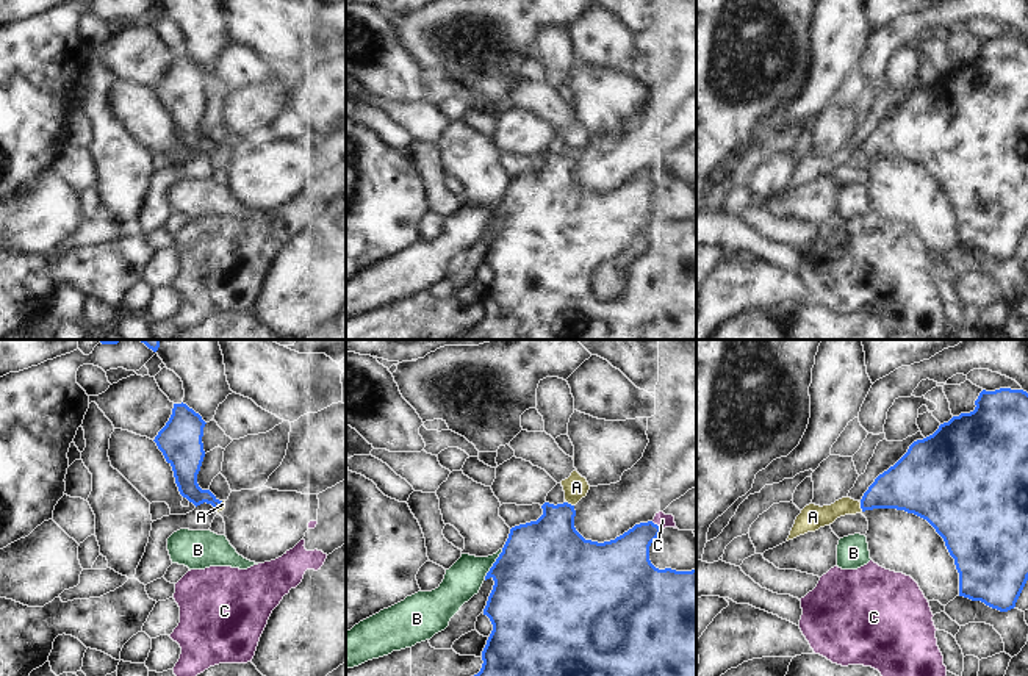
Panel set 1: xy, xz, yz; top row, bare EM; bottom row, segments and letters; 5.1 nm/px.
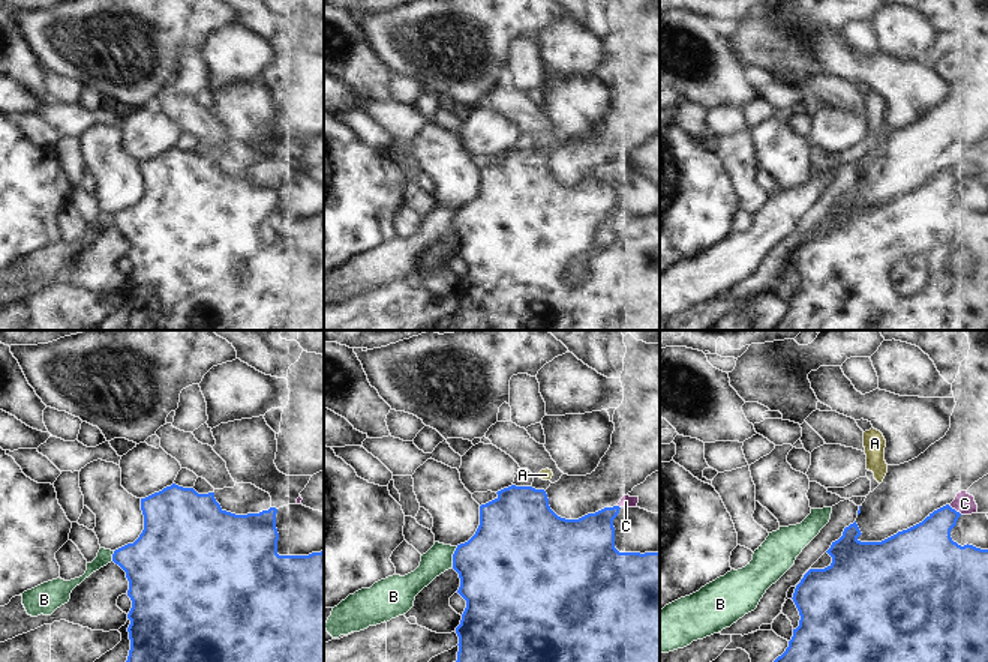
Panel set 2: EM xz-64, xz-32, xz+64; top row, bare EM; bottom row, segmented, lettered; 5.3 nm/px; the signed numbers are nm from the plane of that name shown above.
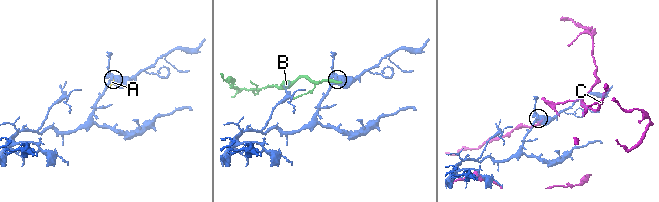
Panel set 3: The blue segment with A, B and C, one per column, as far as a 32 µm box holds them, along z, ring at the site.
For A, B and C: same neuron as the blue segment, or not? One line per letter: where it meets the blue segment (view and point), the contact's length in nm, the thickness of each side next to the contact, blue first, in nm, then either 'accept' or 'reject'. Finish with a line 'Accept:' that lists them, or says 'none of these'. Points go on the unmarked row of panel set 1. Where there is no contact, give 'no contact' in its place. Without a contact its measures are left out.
A: contact yz (861, 157); length 50 nm; calibres 240 and 130 nm; reject
B: contact xz (493, 215); length 190 nm; calibres 480 and 190 nm; reject
C: contact xz (656, 174); length 70 nm; calibres 260 and 70 nm; reject
Accept: none of these

